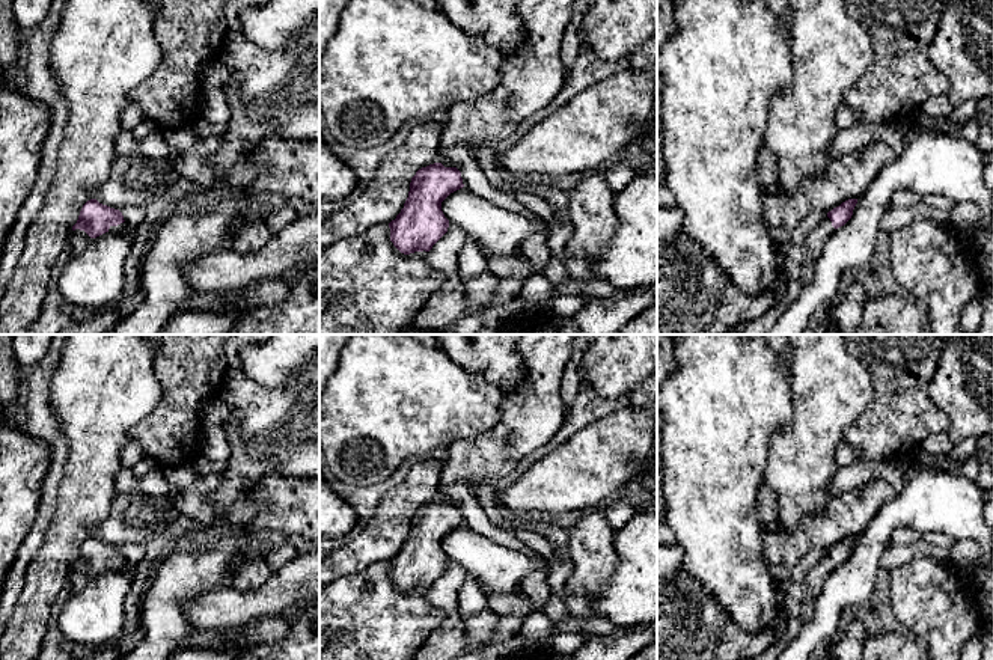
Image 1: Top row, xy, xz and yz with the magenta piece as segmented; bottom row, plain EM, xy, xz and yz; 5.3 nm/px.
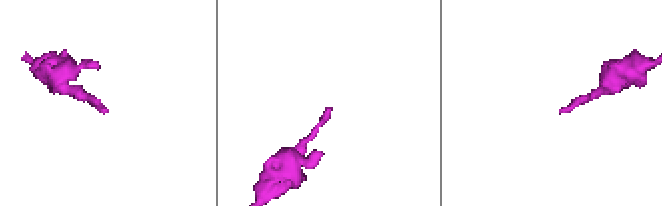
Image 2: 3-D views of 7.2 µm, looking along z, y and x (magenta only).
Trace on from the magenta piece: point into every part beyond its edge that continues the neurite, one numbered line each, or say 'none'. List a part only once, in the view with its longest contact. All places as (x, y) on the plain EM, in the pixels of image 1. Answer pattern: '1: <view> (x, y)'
1: xy (122, 567)

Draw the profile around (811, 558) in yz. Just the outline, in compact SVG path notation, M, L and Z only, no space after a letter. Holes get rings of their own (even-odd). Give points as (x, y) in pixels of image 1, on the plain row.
M823 548L809 550L788 573L785 573L787 577L791 580L802 580L806 571L812 568L824 553L827 552Z

